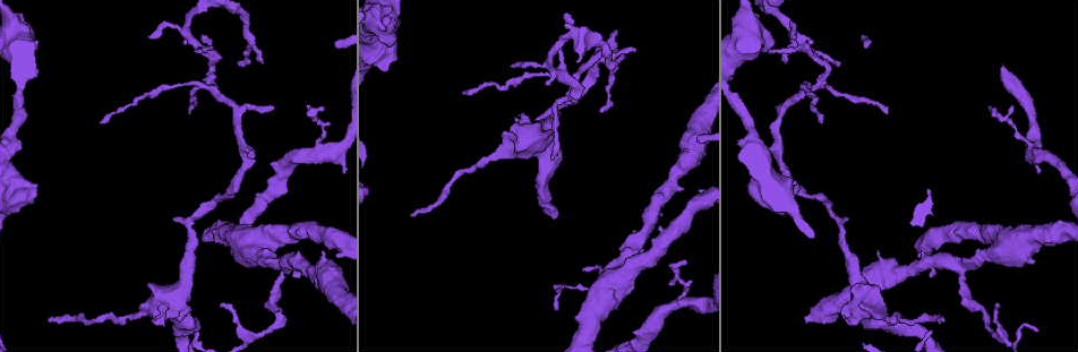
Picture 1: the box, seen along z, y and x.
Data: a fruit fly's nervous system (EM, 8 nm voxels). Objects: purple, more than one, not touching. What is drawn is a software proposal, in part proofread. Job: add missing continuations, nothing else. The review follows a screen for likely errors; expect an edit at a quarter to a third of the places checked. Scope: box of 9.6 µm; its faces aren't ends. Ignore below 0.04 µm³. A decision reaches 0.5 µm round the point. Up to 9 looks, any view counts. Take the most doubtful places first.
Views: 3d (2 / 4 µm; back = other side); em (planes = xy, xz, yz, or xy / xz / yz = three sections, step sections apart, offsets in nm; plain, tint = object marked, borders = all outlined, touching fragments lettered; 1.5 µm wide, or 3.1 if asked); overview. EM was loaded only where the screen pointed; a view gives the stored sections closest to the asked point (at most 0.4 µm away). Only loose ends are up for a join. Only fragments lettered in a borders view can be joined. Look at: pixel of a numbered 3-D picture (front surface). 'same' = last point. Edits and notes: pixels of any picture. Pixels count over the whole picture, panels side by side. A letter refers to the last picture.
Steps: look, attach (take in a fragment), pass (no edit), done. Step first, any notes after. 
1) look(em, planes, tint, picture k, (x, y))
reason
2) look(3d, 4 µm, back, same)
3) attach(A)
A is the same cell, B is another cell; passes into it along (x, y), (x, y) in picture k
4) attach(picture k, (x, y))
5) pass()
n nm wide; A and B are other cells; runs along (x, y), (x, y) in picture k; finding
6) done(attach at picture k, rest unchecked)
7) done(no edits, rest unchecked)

look(em, yz, step 4, borders, picture 1, (836, 61))
tapers out

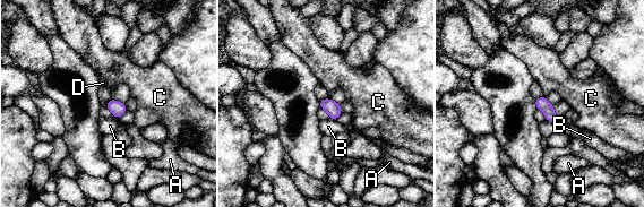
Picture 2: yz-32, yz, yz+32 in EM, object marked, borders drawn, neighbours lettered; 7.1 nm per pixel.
look(em, planes, borders, same)

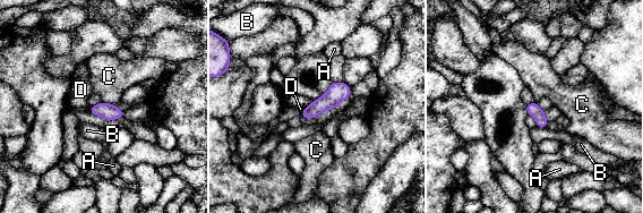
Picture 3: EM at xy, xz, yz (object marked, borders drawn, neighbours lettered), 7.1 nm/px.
pass()
90 nm wide; A, B, C and D are other cells; runs along (348, 88), (337, 92), (305, 116) in picture 3; none of them fits

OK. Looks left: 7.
look(em, planes, plain, picture 1, (255, 155))
free end

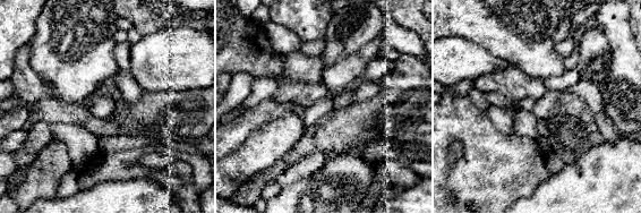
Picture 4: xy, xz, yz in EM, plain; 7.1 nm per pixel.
look(em, planes, borders, same)

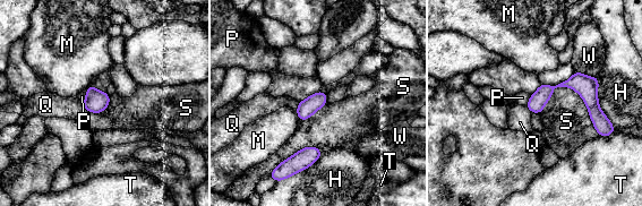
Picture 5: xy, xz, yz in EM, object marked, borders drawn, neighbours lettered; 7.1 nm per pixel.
pass()
H, M, P, Q, S, T and W are other cells; runs along (530, 104), (550, 88), (576, 84), (600, 118) in picture 5; no lettered fragment goes on from it

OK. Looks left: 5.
look(em, planes, borders, picture 1, (791, 36))
thin end

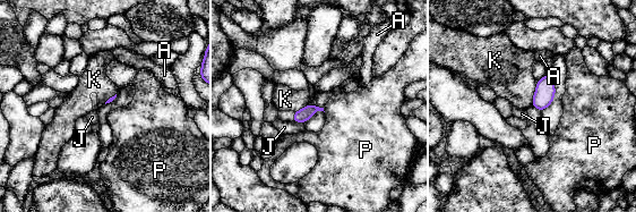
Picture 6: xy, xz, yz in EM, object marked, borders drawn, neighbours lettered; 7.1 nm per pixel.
pass()
A, J, K and P are other cells; border along (538, 81), (531, 104) in picture 6; no lettered fragment goes on from it

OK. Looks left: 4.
look(em, yz, step 4, borders, picture 1, (555, 310))
thin end

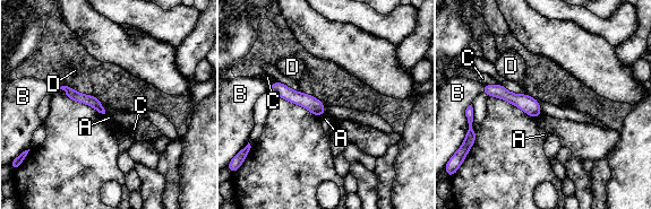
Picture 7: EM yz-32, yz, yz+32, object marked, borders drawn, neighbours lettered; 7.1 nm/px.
look(em, planes, borders, same)

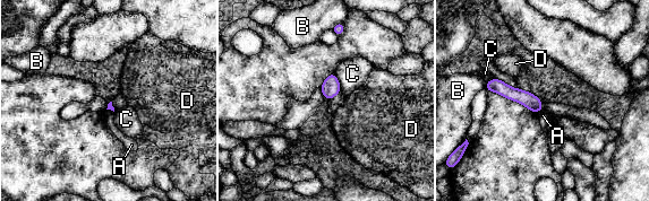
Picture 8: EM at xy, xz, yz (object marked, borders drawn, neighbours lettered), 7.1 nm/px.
pass()
A, B, C and D are other cells; border along (543, 108), (538, 113) in picture 8; no lettered fragment goes on from it

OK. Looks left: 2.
done(no edits, rest unchecked)

